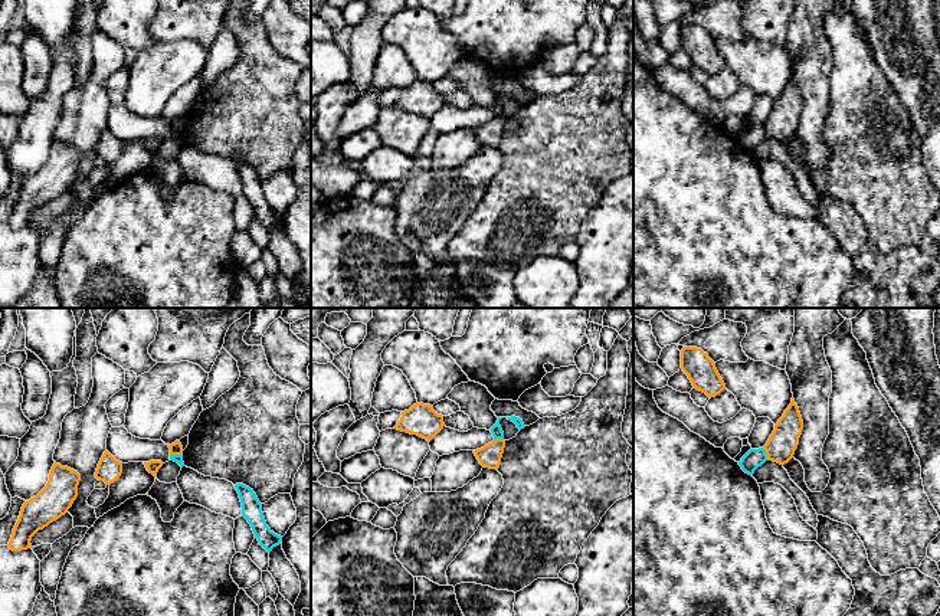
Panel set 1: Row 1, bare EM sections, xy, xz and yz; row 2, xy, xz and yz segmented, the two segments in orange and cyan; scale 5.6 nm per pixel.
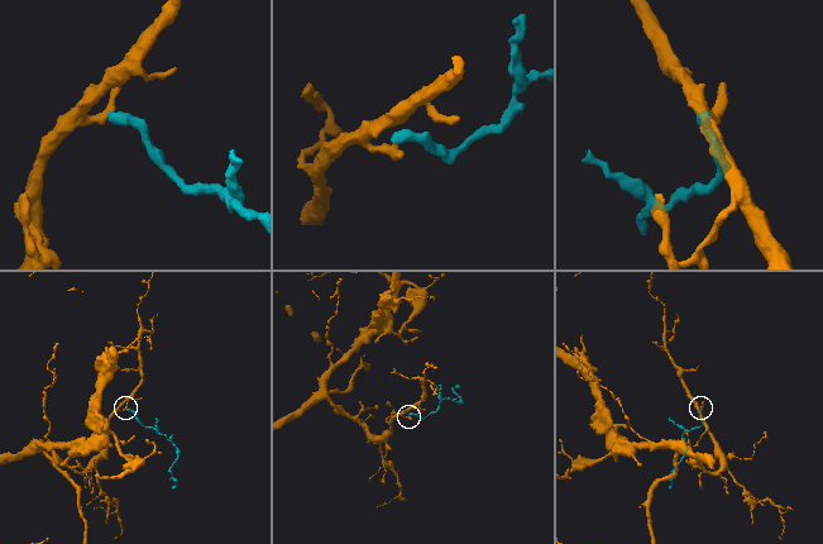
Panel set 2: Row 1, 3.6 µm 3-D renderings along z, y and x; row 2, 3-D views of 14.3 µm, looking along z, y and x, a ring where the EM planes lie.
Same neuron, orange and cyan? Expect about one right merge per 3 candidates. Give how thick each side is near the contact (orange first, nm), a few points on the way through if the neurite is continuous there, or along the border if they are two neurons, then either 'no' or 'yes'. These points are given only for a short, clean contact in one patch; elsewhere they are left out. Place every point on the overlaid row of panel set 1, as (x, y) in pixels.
160 nm thick on the orange side, 110 nm on the other; border along yz (762, 448), (767, 459); no

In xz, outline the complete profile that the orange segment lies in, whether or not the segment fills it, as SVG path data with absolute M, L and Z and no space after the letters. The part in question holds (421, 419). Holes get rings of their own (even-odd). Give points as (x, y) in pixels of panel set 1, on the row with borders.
M416 403L409 410L402 412L402 417L394 429L417 435L430 442L443 426L443 416L438 415L433 406Z

